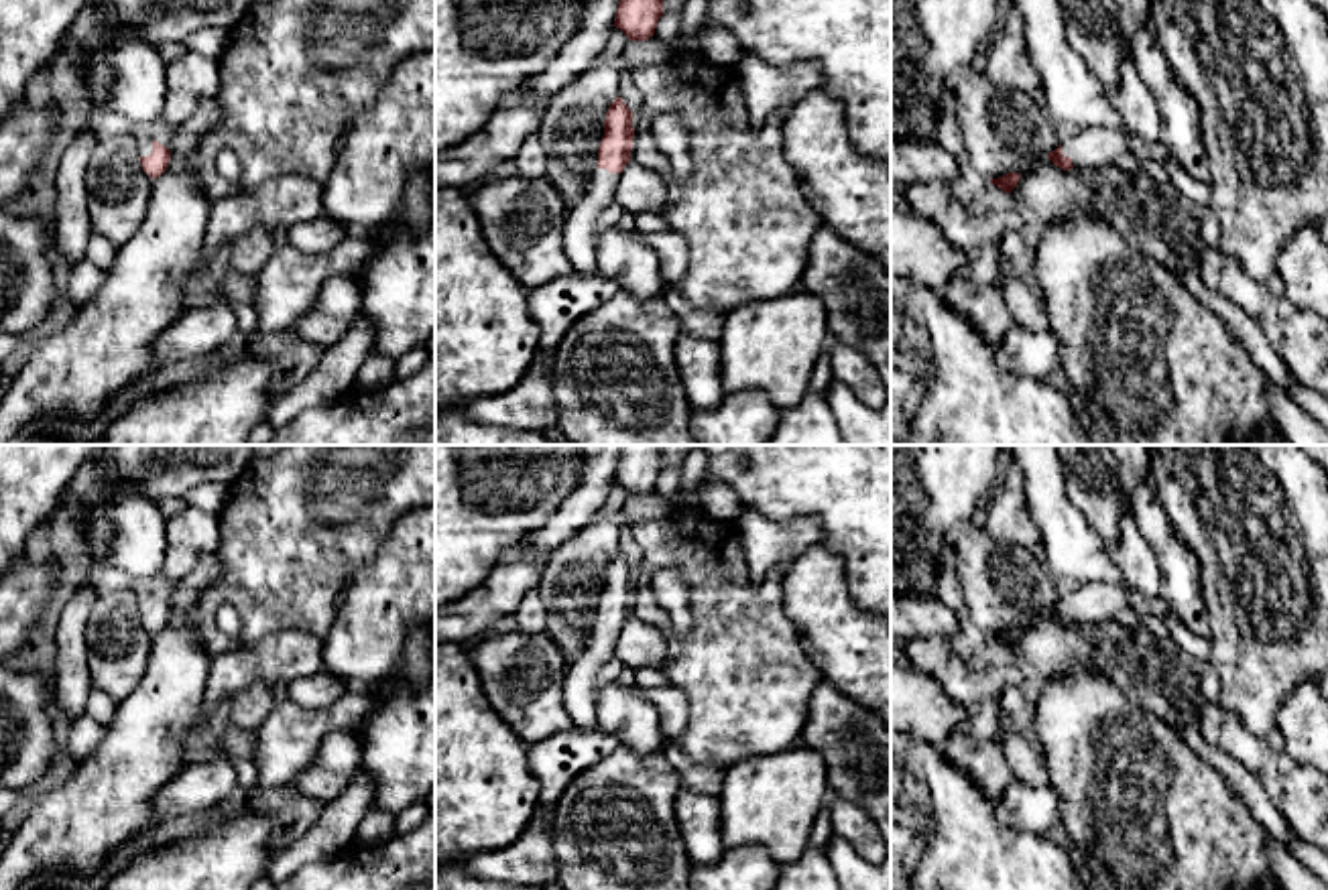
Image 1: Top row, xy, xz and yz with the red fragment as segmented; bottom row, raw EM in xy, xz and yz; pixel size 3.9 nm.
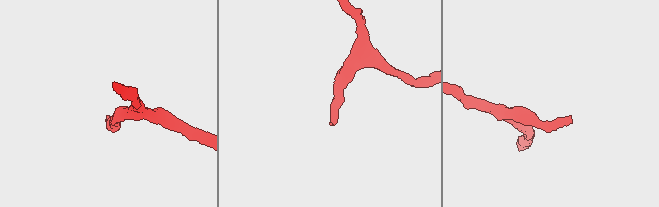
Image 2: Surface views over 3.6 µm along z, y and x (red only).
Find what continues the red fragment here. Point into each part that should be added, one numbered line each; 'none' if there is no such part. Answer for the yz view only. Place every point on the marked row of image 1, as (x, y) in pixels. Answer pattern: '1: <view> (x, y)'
1: yz (1099, 145)

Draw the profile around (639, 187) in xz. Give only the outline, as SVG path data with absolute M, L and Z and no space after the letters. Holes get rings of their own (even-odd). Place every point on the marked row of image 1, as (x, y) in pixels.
M628 161L614 189L614 205L630 213L661 213L667 205L667 185L651 167Z

